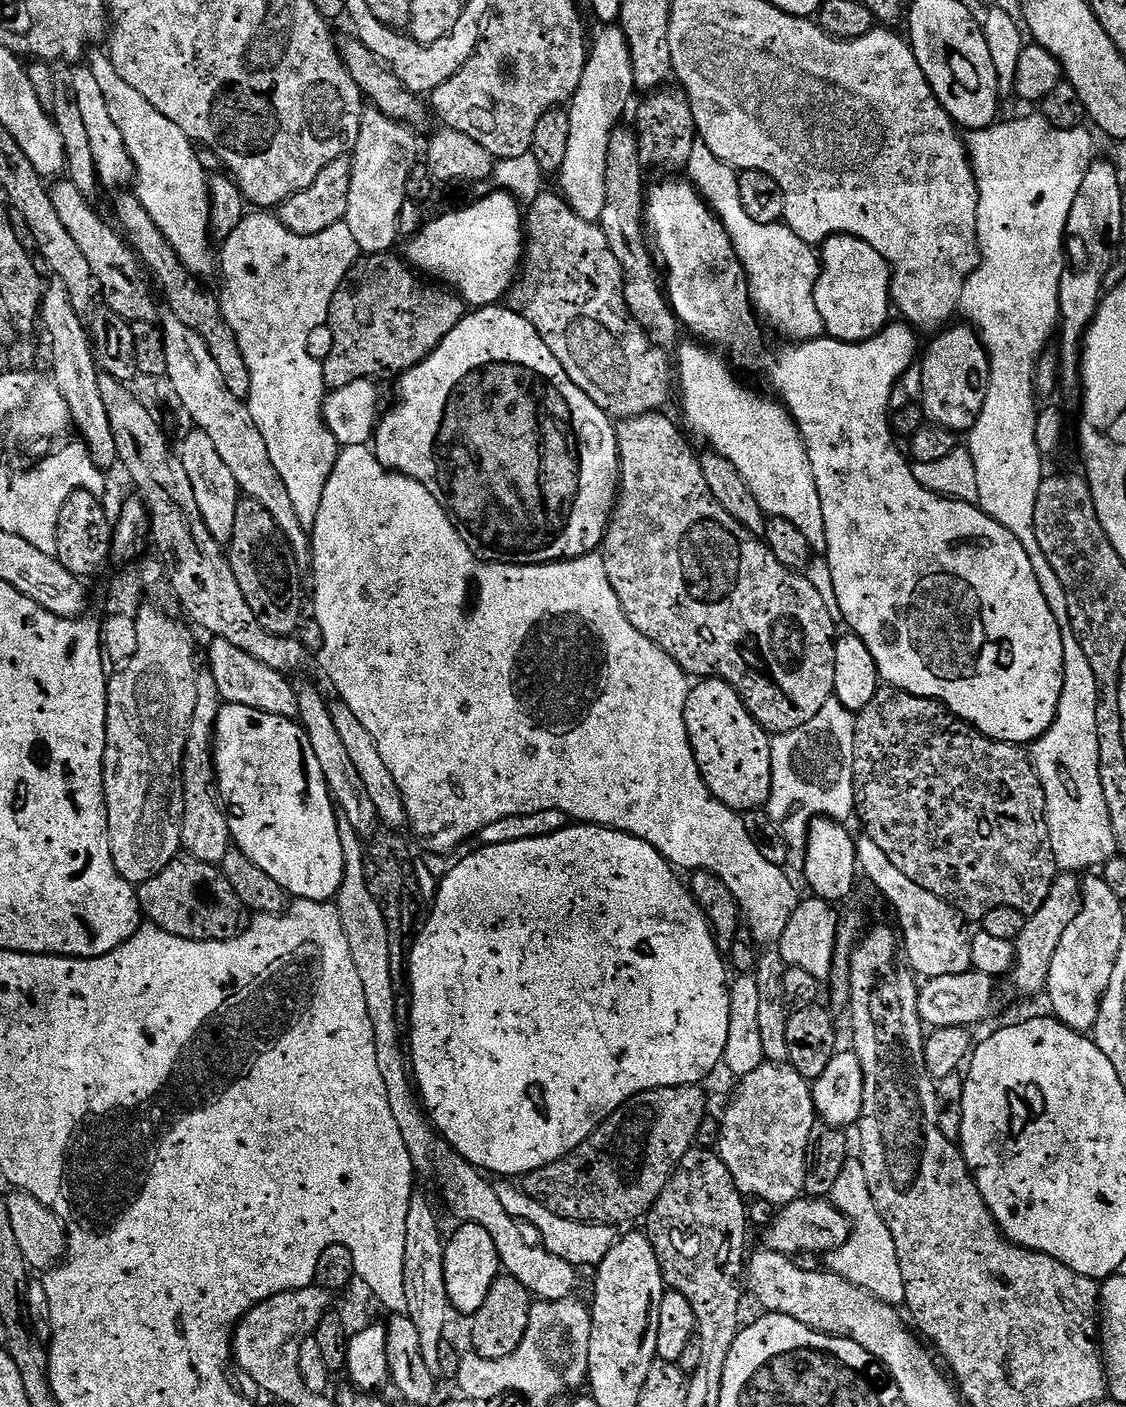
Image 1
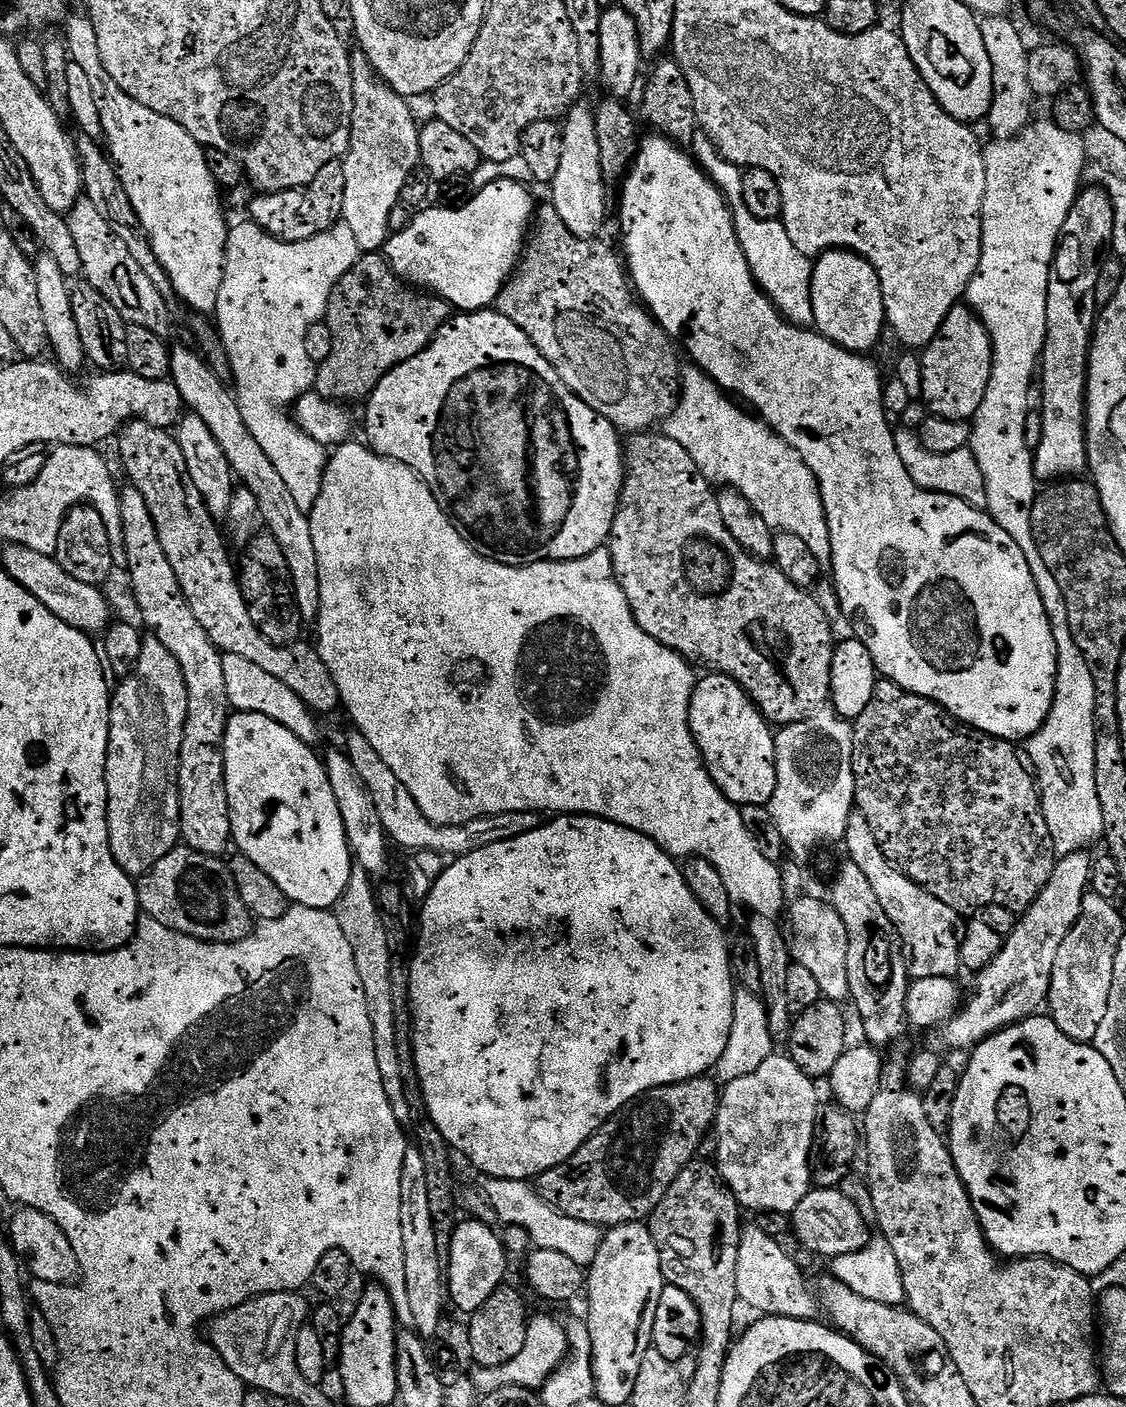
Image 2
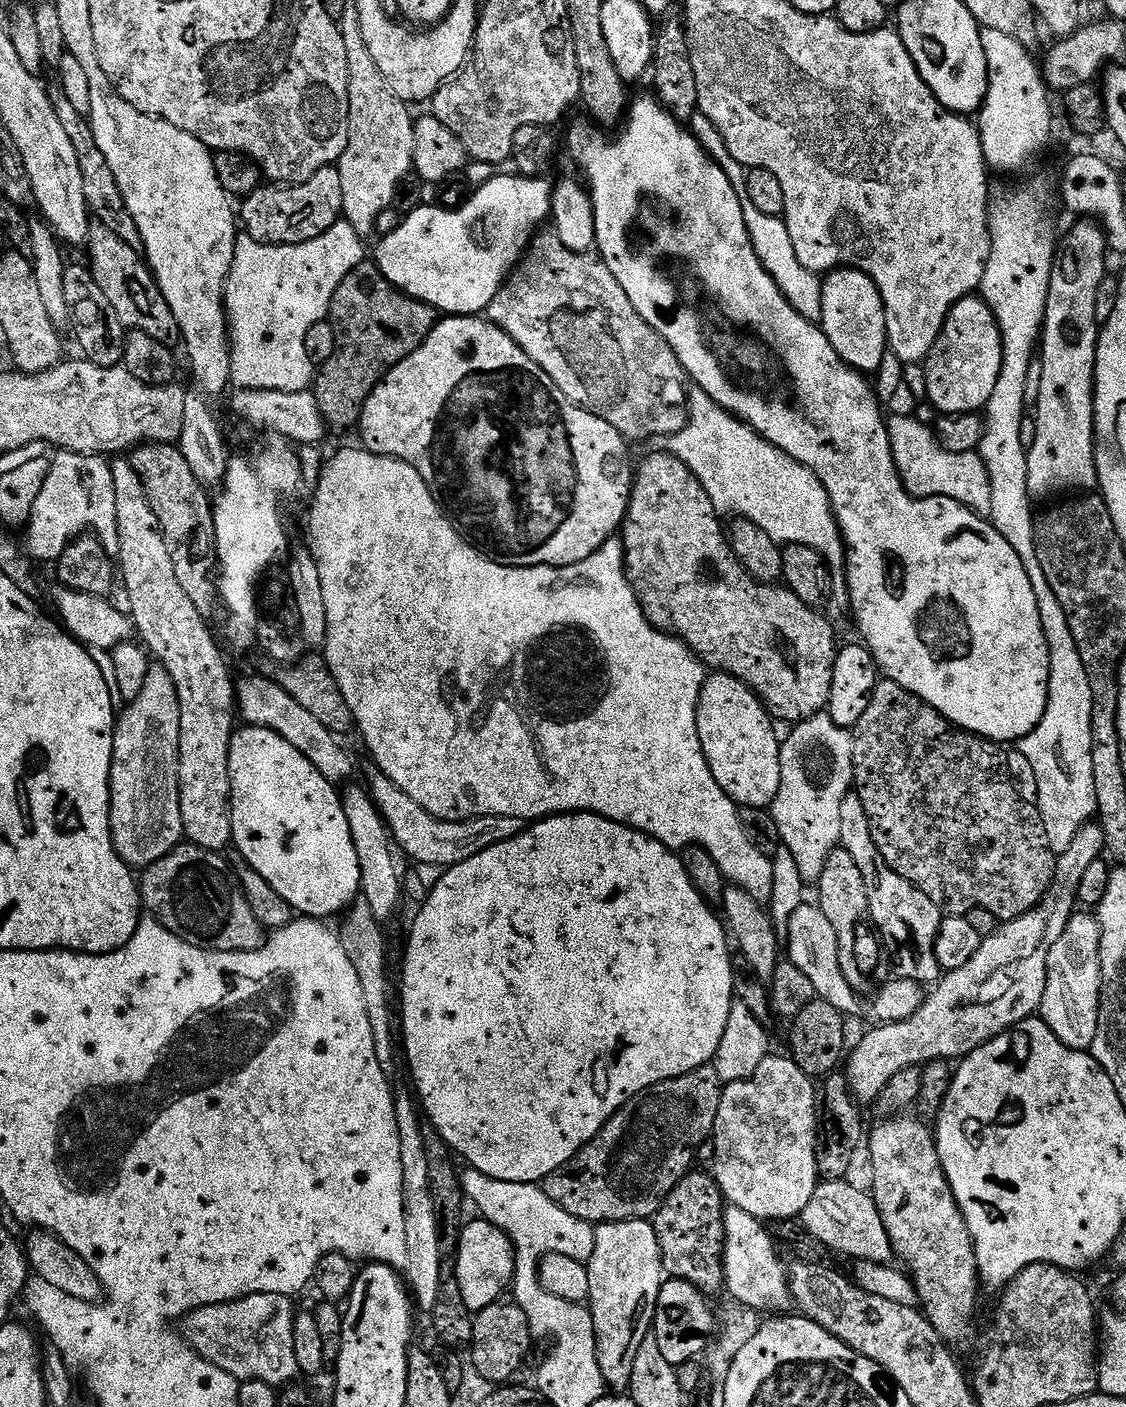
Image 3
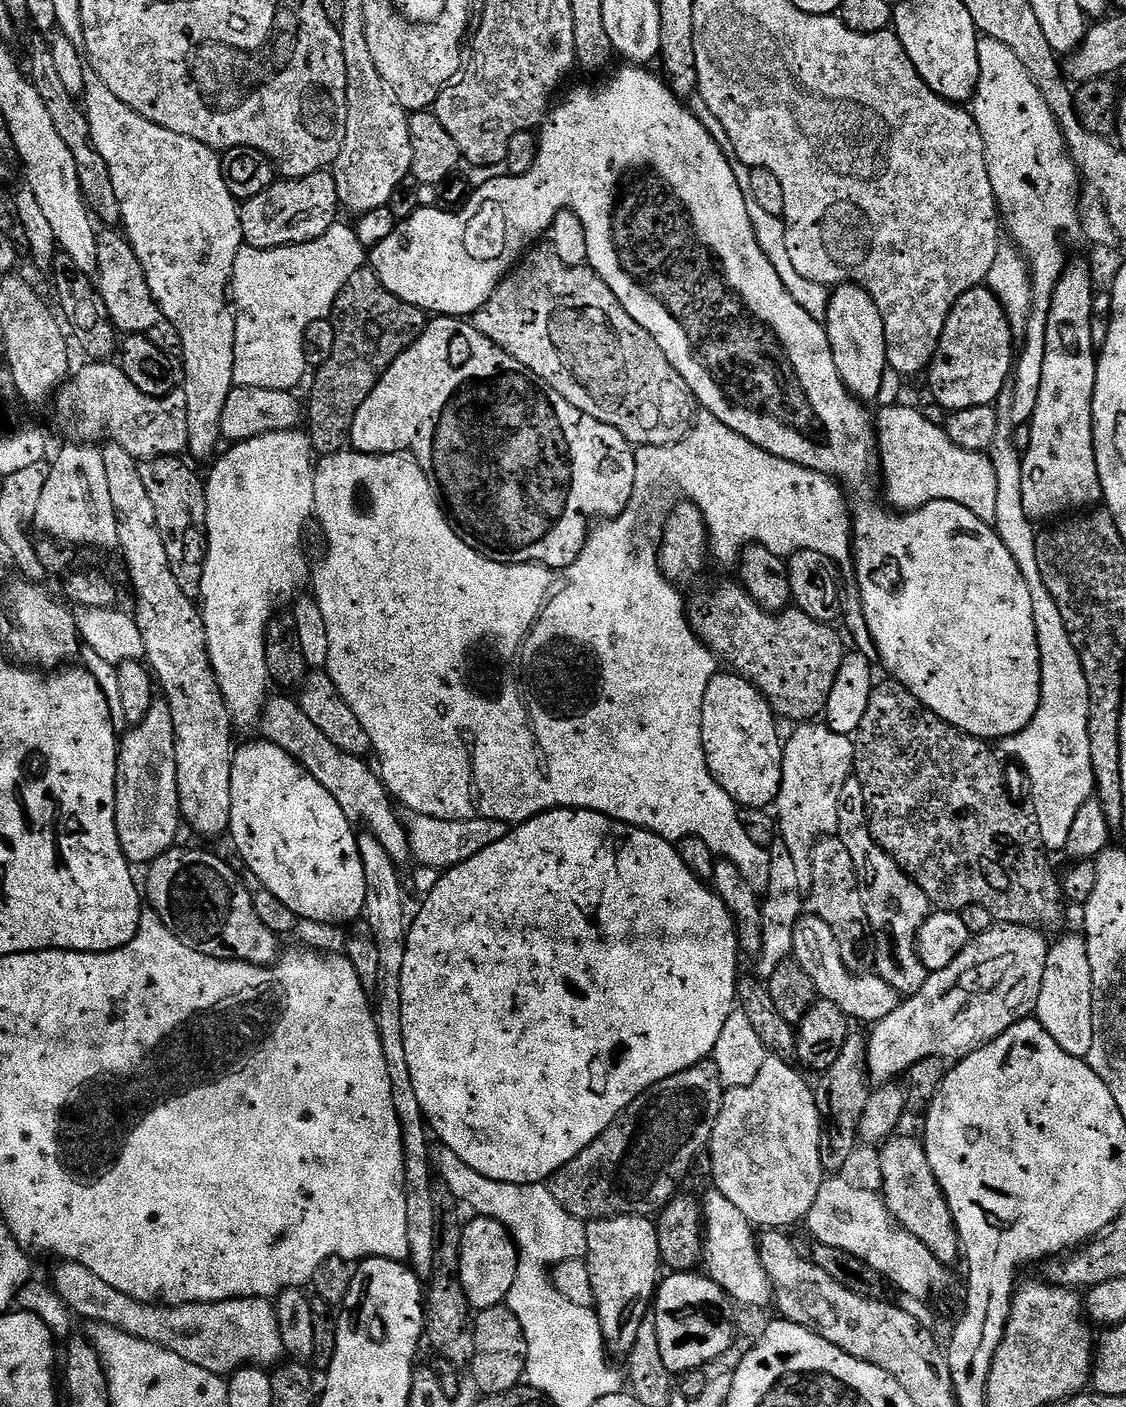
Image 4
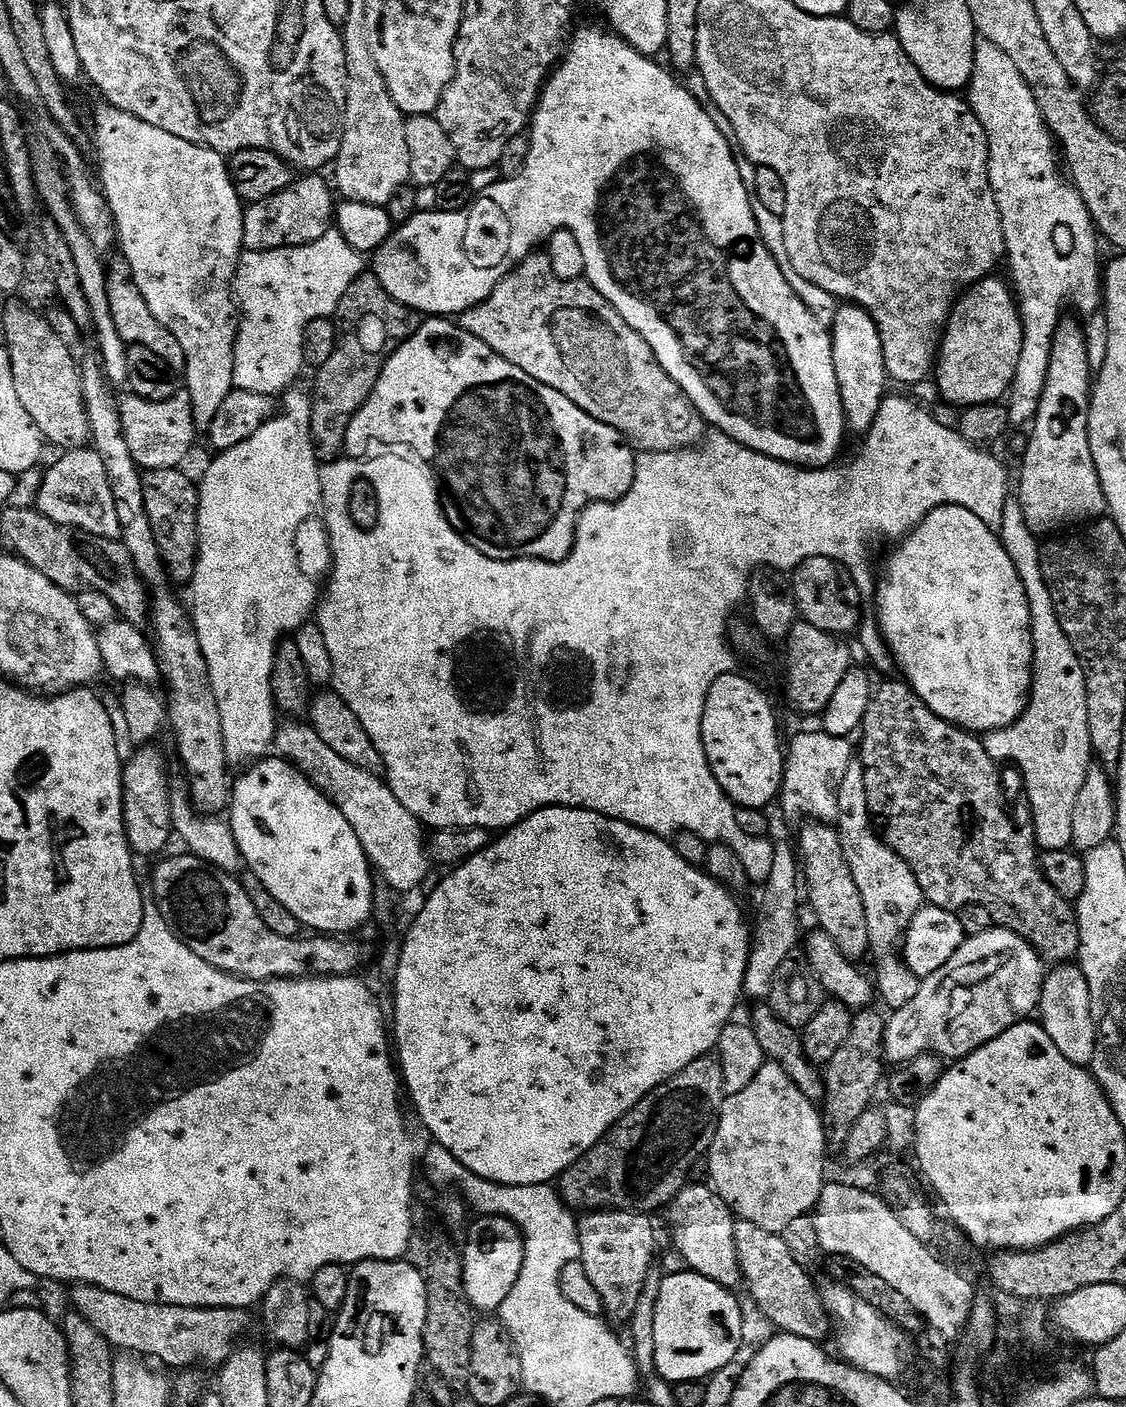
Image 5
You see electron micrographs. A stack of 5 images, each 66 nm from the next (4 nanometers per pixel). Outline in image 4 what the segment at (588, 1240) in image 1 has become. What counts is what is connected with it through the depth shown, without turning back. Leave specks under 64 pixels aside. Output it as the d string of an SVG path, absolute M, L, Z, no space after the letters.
M439 1142L431 1145L430 1155L432 1157L433 1173L438 1177L439 1183L445 1184L450 1190L450 1194L454 1194L456 1201L463 1205L465 1209L467 1209L466 1207L473 1208L471 1211L477 1216L494 1218L498 1222L502 1222L502 1226L506 1226L506 1230L515 1240L520 1254L518 1274L514 1274L514 1286L510 1286L510 1294L507 1298L507 1303L513 1309L528 1308L535 1302L536 1288L545 1287L547 1289L549 1287L550 1270L555 1268L557 1264L567 1260L584 1260L587 1257L585 1221L579 1220L577 1216L570 1215L566 1210L562 1210L562 1206L558 1206L554 1194L550 1194L547 1183L511 1184L510 1182L491 1180L482 1174L478 1174L478 1170L466 1166L466 1162L462 1162L458 1158L458 1154L454 1154L454 1150L450 1150L445 1144Z

